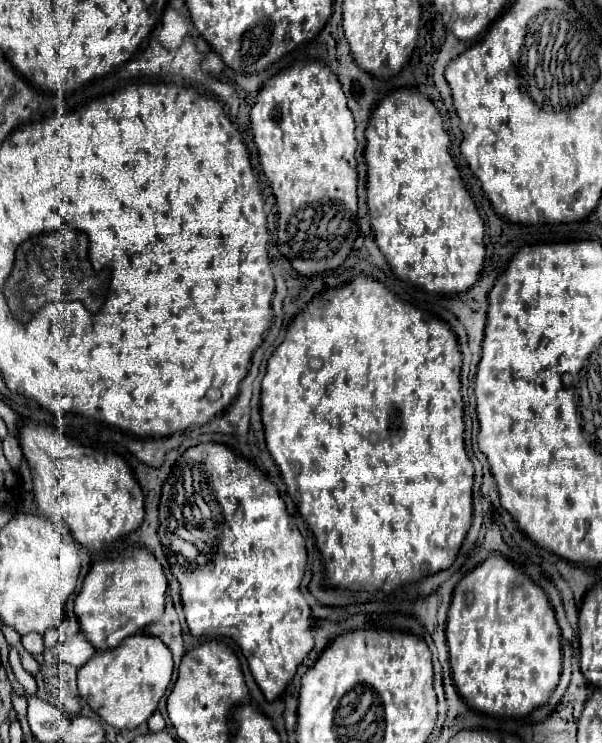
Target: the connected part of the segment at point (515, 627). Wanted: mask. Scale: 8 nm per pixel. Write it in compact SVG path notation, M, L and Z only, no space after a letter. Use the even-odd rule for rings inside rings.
M492 552L458 582L448 610L446 640L454 684L466 704L478 712L492 716L526 716L534 708L546 704L558 684L562 672L562 638L552 604L548 602L546 592L500 552ZM514 584L518 590L512 596L510 586Z

